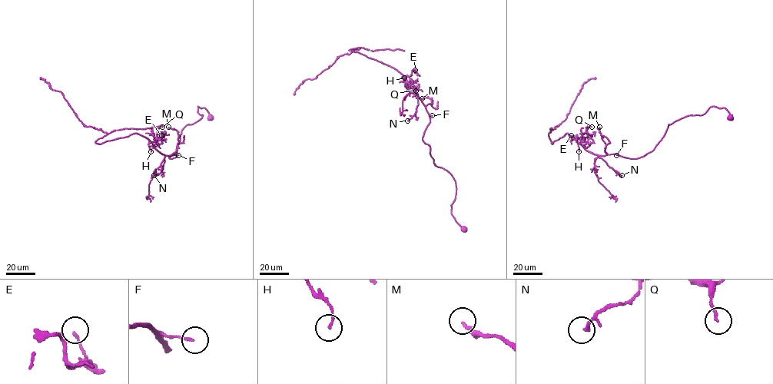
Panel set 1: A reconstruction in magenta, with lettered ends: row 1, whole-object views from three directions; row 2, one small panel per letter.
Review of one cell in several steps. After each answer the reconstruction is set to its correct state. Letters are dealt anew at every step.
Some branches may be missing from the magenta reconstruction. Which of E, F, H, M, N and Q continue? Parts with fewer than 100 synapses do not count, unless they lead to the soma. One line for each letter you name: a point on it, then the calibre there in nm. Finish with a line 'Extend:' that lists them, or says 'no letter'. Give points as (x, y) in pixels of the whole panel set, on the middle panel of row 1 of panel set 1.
Extend: no letter

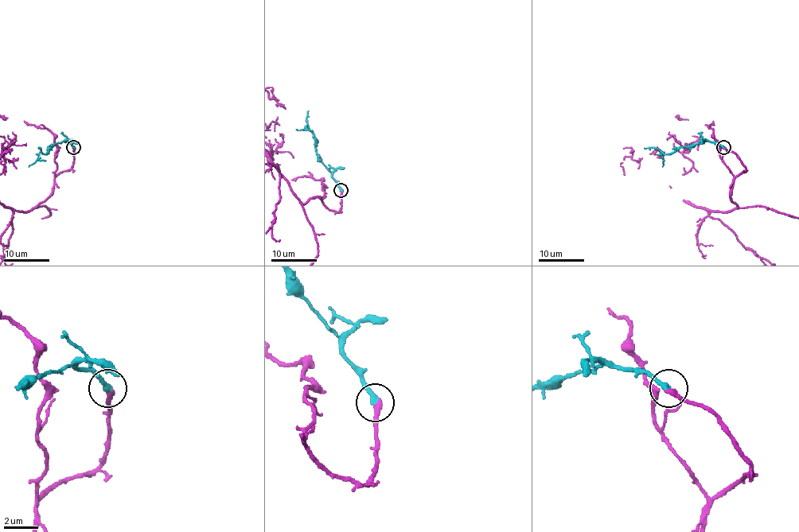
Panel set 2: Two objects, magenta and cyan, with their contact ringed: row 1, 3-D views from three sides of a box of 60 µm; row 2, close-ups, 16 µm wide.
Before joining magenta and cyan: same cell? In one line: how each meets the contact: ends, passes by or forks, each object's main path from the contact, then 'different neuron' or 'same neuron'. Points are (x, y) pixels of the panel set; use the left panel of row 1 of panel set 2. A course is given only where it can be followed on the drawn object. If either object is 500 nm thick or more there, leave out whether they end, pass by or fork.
magenta ends there; cyan ends there; cyan runs (73, 147), (68, 142), (62, 141), (48, 147), (45, 153), (40, 153), (29, 166); same neuron

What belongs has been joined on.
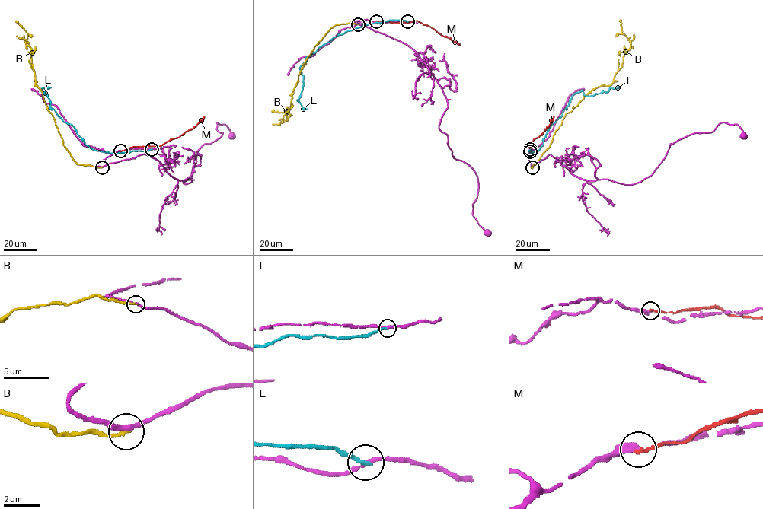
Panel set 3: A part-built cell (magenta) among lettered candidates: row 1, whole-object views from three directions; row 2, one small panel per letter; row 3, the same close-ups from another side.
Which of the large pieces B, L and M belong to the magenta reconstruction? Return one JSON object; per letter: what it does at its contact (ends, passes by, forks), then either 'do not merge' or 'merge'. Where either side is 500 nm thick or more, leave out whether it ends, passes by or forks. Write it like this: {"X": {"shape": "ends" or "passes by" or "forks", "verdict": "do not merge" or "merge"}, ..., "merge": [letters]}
{"B": {"shape": "ends", "verdict": "do not merge"}, "L": {"shape": "ends", "verdict": "do not merge"}, "M": {"shape": "ends", "verdict": "do not merge"}, "merge": []}

